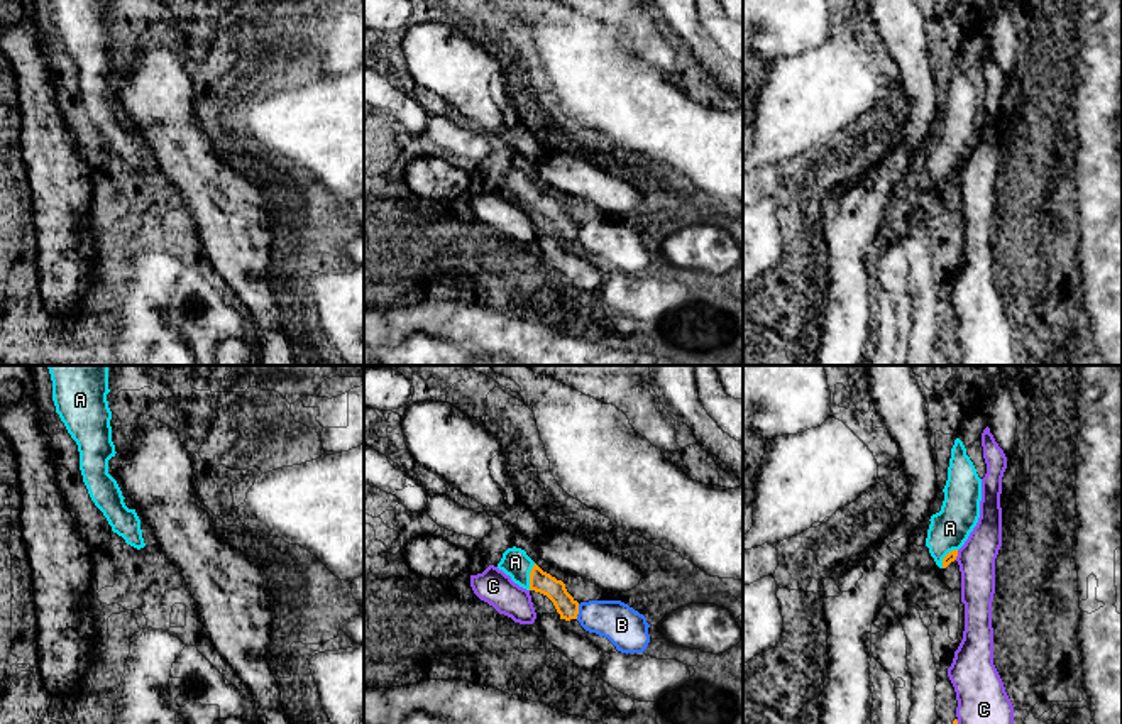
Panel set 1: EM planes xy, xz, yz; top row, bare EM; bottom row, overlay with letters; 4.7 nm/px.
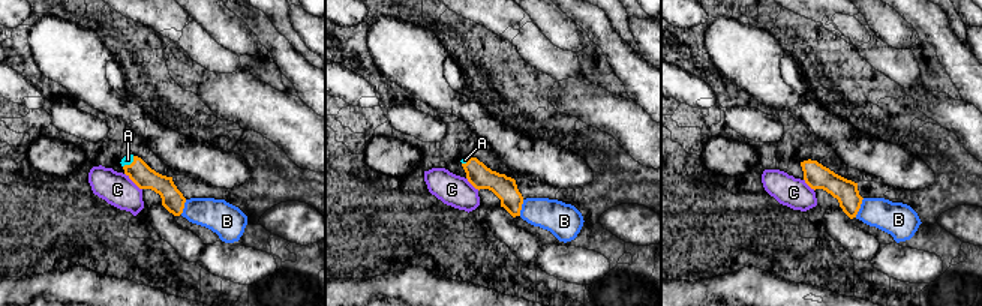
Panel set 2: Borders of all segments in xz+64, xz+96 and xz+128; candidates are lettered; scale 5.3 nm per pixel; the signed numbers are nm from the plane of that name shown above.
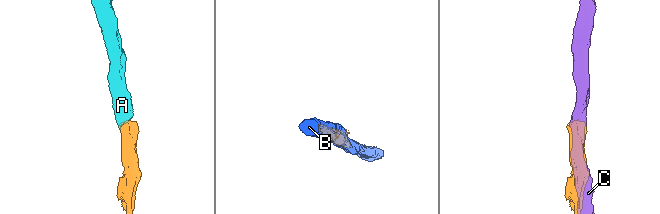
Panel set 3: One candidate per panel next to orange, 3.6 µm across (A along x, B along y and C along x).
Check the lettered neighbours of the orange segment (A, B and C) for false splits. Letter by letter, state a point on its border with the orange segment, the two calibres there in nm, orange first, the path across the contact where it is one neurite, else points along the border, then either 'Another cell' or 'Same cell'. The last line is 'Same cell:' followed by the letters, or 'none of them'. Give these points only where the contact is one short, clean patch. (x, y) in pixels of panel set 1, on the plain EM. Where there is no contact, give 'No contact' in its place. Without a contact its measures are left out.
A: Touches orange at xz (530, 198). Thickness 100 nm (orange) against 140 nm. Path across: xz (567, 229), (544, 203), (530, 198), (515, 183). Same cell
B: Touches orange at xz (577, 232). Thickness 100 nm (orange) against 190 nm. Another cell
C: Touches orange at yz (960, 352). Thickness 130 nm (orange) against 280 nm. Another cell
Same cell: A

